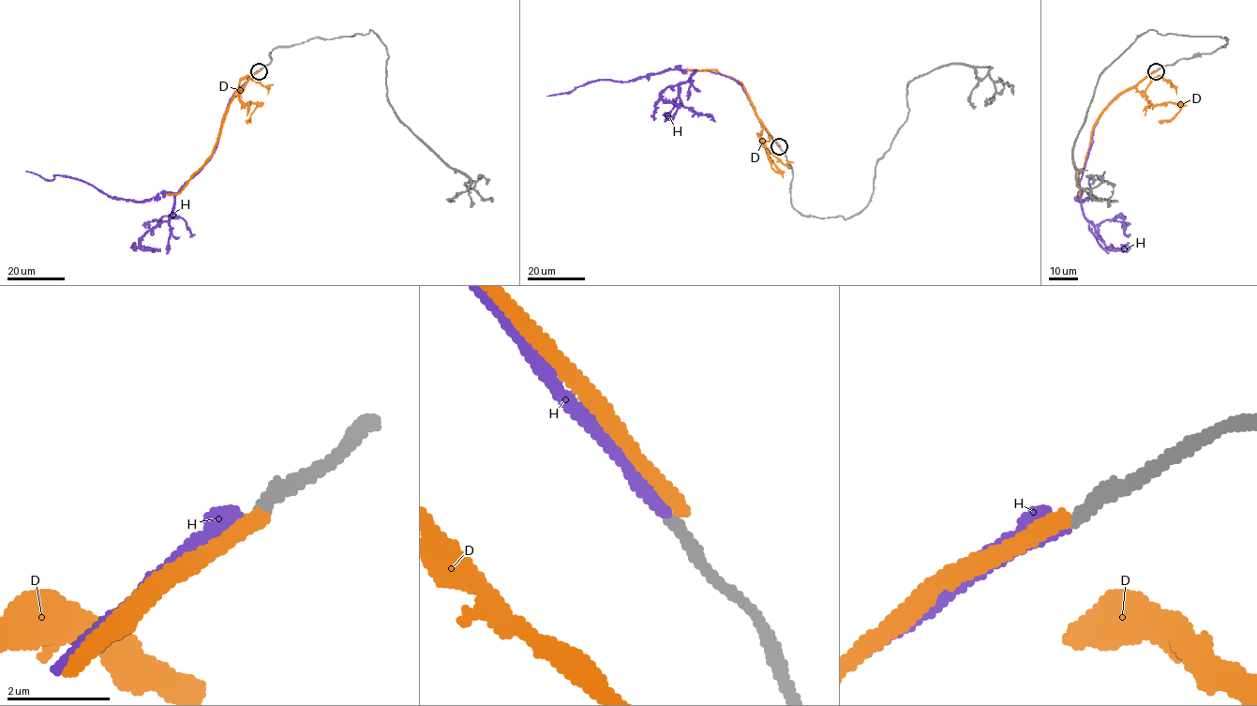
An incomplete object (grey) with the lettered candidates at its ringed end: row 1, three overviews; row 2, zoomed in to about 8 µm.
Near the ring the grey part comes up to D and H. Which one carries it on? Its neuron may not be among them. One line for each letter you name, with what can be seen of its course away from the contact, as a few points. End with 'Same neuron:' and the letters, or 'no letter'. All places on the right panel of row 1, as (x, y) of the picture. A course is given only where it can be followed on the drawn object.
H: via (1156, 71), (1120, 93), (1099, 117), (1080, 182), (1080, 201), (1090, 194), (1090, 178), (1101, 180), (1104, 171)
Same neuron: H

